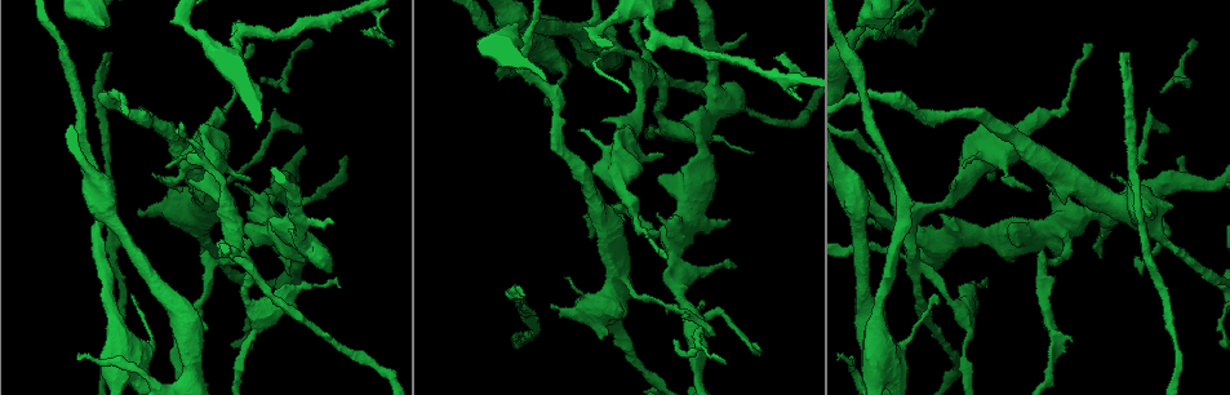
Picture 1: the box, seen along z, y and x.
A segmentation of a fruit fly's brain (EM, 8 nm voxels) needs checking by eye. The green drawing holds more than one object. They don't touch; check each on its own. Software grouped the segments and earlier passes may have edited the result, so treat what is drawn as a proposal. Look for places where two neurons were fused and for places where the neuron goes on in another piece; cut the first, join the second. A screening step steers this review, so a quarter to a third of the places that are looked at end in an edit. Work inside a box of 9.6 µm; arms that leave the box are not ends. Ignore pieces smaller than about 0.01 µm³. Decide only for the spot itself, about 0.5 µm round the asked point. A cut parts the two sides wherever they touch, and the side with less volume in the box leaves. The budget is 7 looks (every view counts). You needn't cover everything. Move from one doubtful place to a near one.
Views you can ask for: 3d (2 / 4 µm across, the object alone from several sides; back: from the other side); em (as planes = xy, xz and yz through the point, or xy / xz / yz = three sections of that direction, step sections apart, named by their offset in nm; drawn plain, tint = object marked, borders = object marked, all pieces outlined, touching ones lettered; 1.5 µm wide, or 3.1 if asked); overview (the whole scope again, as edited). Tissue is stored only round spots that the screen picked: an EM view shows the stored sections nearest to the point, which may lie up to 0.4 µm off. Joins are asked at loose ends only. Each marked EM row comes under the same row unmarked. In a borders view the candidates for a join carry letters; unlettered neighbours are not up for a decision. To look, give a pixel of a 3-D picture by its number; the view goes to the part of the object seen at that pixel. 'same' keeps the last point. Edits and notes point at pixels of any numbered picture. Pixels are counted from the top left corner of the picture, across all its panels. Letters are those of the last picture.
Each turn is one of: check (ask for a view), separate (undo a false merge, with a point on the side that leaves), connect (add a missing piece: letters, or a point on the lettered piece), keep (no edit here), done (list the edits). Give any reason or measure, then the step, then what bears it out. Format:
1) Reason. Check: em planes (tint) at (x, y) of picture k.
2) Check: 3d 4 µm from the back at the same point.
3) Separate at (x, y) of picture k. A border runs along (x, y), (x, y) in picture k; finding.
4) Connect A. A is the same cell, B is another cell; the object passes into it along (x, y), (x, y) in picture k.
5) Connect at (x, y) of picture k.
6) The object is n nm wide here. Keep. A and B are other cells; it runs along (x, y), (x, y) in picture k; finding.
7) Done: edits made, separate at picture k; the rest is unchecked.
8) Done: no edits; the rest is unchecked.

Tapers out. Check: em yz step 4 (tint) at (255, 45) of picture 1.

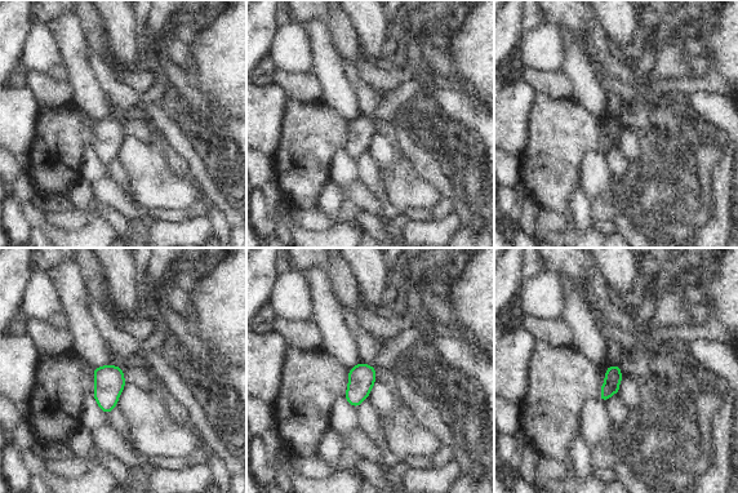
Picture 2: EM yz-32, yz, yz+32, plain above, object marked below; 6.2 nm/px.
Cut it another way. Check: em xy step 4 (borders) at the same point.

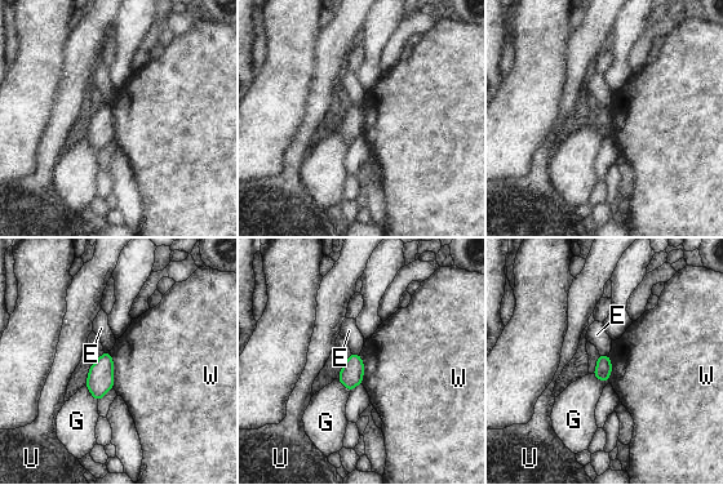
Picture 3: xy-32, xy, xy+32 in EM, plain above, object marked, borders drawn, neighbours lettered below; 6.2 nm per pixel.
Keep. E, G, U and W are other cells; a border runs along (109, 352), (112, 360), (114, 387) in picture 3; no lettered piece goes on from it.

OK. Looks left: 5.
Check: em yz step 4 (borders) at (729, 220) of picture 1.

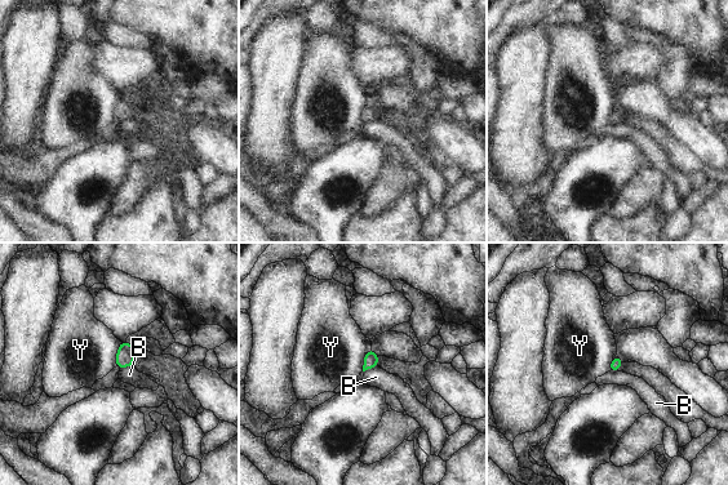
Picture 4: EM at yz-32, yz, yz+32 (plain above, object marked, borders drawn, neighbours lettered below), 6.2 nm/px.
Another direction. Check: em planes (borders) at the same point.

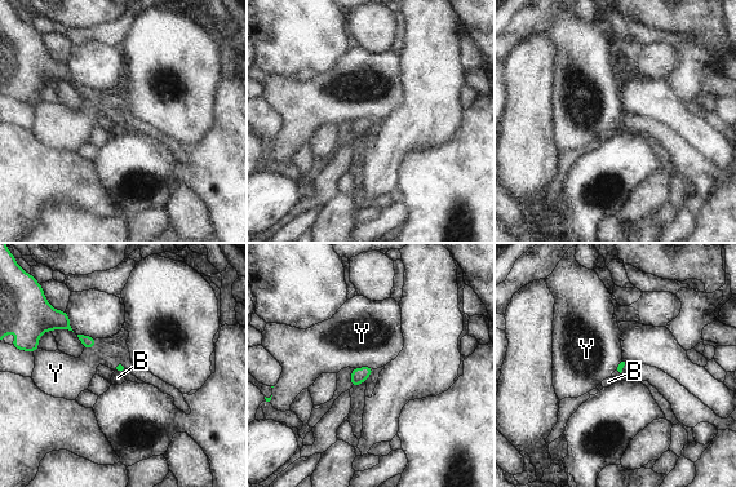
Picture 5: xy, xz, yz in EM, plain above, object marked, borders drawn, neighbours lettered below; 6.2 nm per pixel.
The longest contact is with Y, 140 nm. Keep. B and Y are other cells; none of them fits.

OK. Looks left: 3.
Calibre changes. Check: 3d 4 µm at (850, 44) of picture 1.

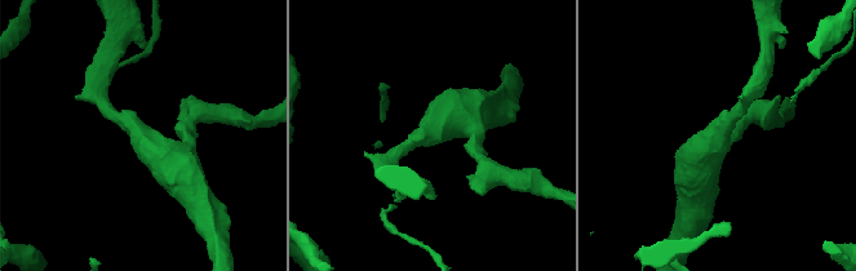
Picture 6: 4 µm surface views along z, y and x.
The arms are 200, 600 nm wide; now the EM. Check: em yz step 8 (tint) at (721, 131) of picture 6.

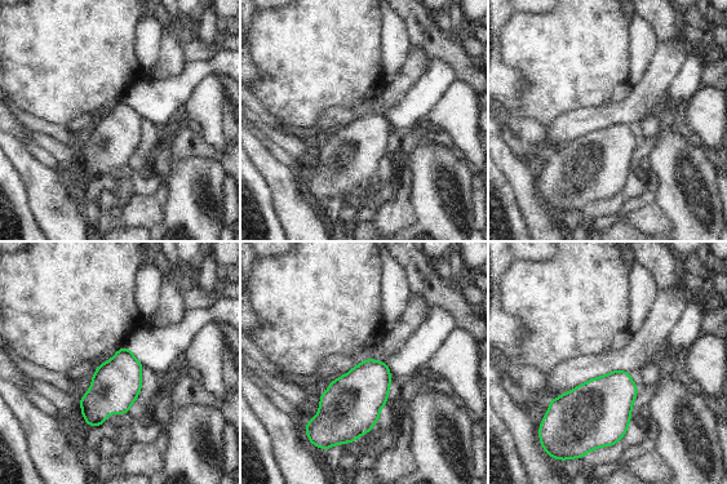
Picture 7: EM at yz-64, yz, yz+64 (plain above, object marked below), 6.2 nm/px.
Check: em yz step 8 (borders) at the same point.

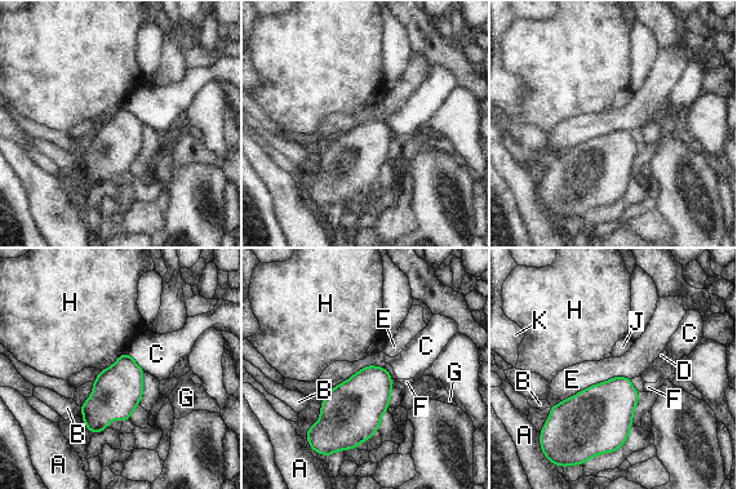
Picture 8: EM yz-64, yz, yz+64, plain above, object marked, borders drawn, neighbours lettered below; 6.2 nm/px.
The object is 300 nm wide here; the longest contact is with E, 550 nm. Keep. A, B, C, D, E, F, G, H, J and K are other cells; one neuron here.

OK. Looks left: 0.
Done: no edits; the rest is unchecked.

